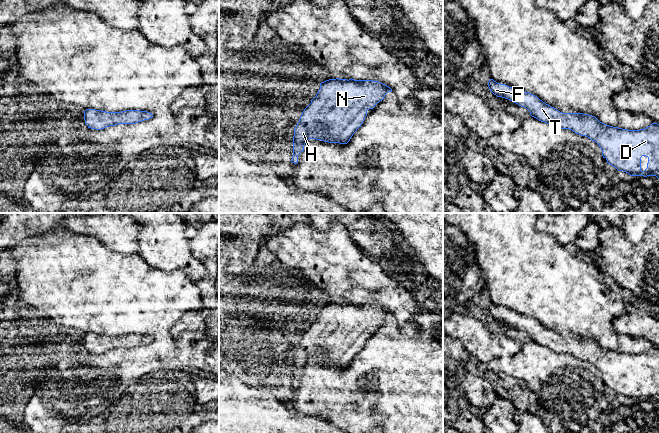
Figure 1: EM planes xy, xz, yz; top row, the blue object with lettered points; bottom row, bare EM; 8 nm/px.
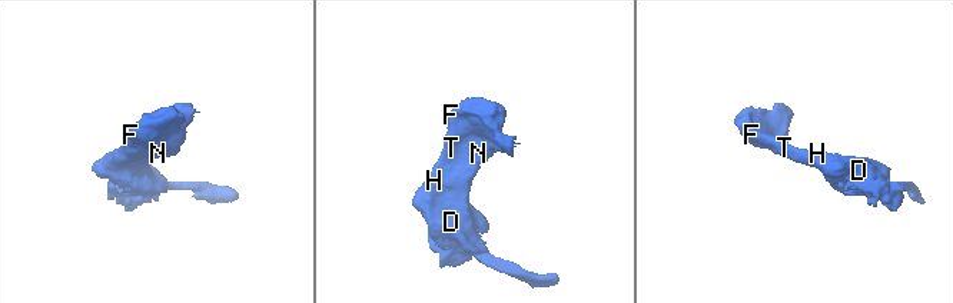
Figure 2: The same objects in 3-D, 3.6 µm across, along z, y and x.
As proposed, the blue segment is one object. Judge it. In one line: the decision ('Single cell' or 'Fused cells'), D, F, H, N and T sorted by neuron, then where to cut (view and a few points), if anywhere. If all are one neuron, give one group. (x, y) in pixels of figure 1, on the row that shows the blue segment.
Single cell. Groups: D F H N T. No split

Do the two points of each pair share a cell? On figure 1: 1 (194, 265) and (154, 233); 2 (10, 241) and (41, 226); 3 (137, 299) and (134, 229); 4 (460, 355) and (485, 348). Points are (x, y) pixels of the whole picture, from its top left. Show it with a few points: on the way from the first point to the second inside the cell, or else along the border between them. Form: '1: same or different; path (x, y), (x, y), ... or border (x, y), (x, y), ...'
1: same; path (184, 260), (164, 242)
2: same; path (18, 233), (25, 226), (33, 226)
3: different; border (112, 249), (123, 254), (139, 254)
4: different; border (453, 338), (461, 343), (469, 355)

